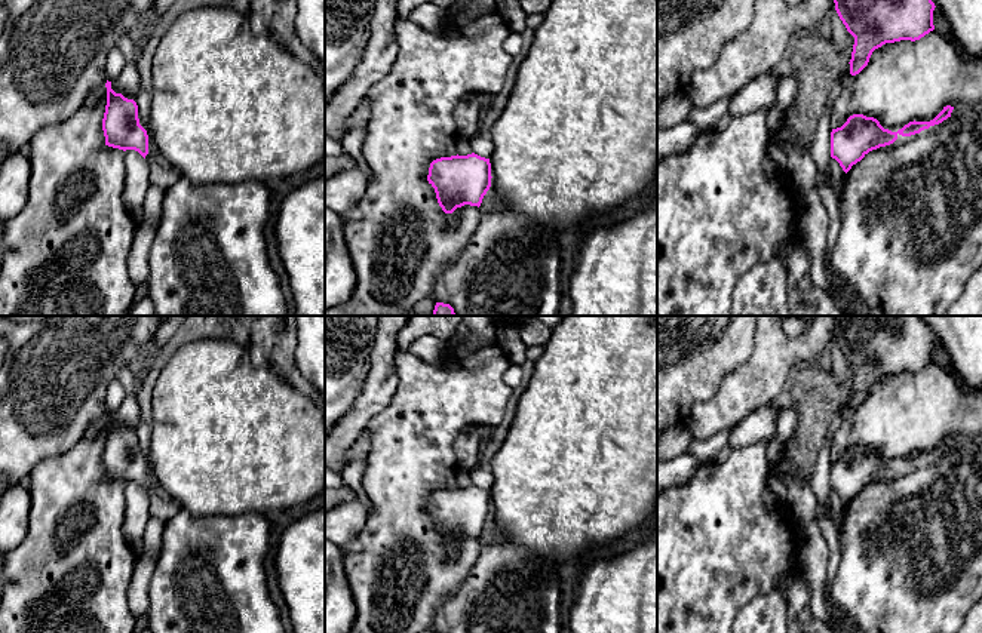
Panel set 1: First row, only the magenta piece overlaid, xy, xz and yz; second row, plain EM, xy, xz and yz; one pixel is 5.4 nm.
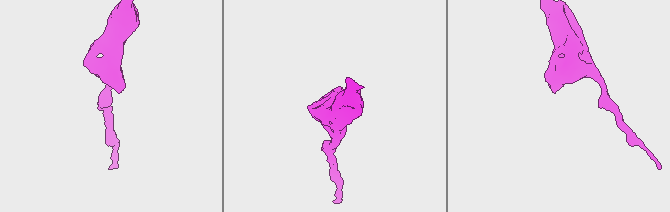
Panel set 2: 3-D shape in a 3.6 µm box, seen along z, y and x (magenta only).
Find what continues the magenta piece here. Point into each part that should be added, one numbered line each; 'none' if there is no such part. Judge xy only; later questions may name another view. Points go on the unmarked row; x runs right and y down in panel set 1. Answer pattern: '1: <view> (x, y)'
none

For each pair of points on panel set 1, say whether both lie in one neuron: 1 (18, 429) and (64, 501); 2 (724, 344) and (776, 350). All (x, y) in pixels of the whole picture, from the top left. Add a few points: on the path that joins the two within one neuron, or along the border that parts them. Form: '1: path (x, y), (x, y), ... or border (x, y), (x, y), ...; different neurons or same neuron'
1: border (71, 448), (43, 458), (28, 473); different neurons
2: border (755, 331), (751, 355), (727, 372); different neurons

